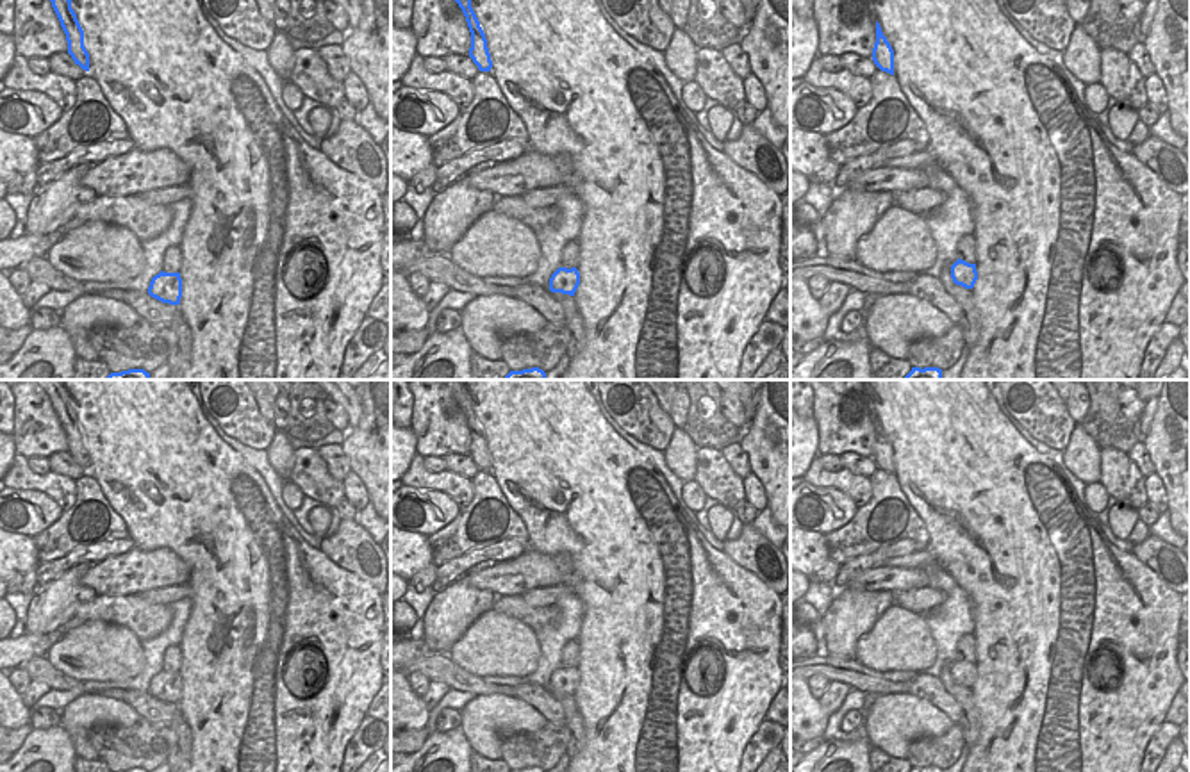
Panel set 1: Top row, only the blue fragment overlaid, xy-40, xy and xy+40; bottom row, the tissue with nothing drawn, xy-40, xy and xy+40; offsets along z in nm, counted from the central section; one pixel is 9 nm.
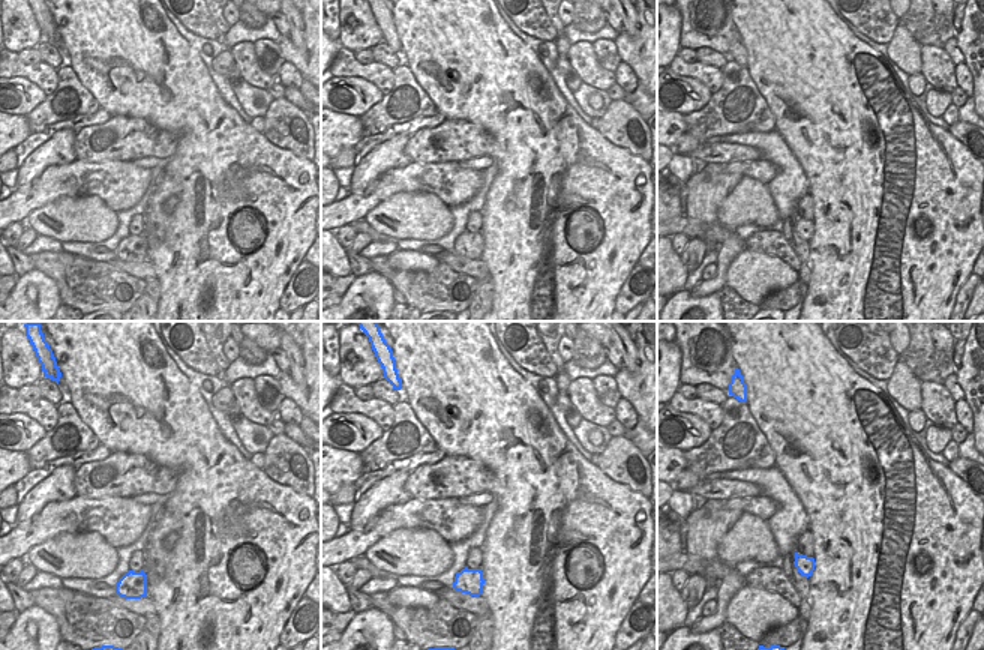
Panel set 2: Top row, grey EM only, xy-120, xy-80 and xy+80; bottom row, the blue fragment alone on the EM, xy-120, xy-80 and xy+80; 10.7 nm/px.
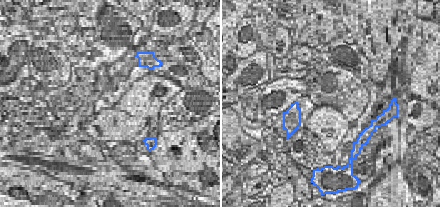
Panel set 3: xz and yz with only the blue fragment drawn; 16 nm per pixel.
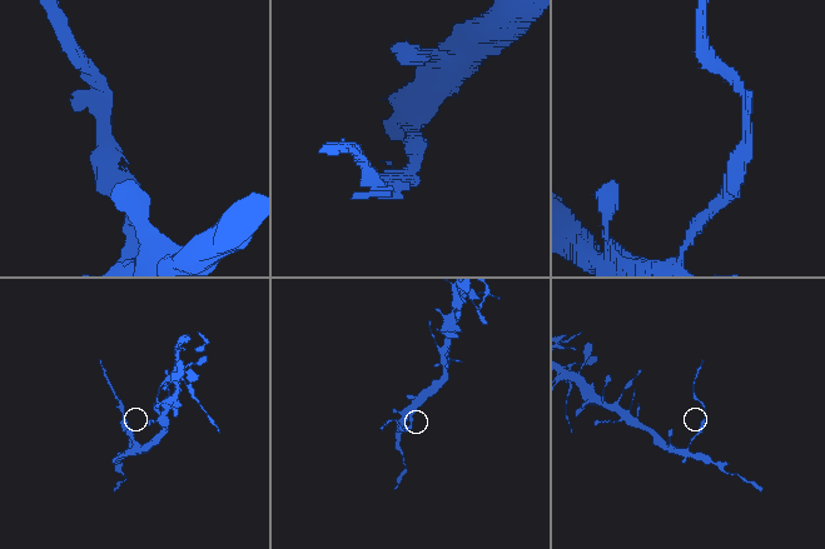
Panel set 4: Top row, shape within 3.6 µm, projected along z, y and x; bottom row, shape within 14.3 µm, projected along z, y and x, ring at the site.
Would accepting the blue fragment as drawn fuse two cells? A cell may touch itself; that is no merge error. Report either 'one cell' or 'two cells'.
two cells

